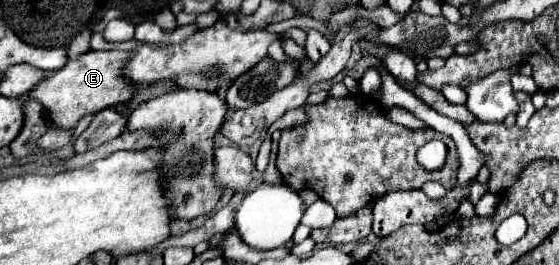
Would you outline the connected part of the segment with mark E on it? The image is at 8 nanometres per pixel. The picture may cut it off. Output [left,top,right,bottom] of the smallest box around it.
[32,51,134,129]

